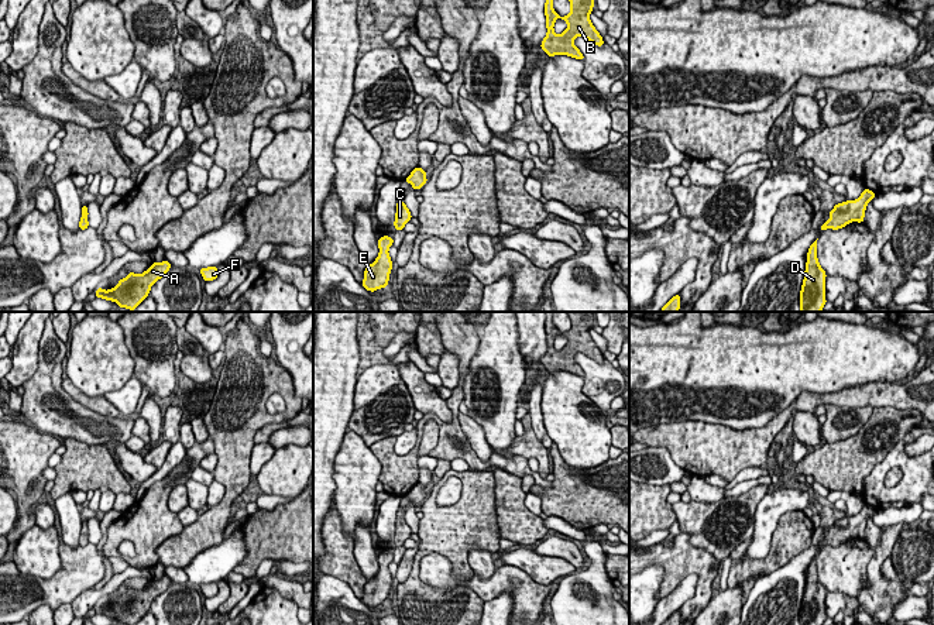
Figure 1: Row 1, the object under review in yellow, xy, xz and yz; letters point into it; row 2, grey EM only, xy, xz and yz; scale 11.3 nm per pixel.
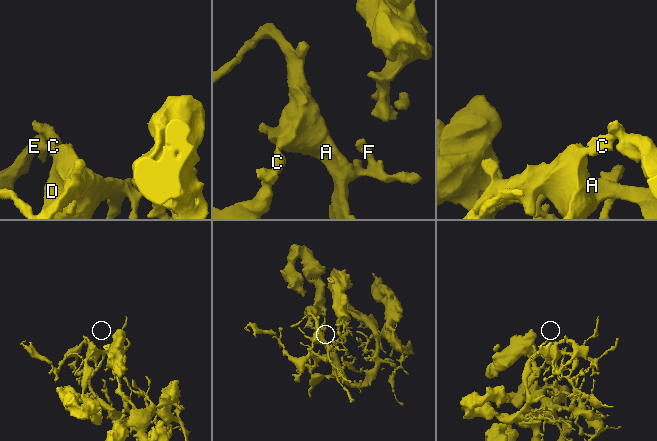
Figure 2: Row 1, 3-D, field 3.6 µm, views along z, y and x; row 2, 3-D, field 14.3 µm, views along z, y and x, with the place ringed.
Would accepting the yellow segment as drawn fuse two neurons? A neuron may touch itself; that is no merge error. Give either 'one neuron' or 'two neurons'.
one neuron

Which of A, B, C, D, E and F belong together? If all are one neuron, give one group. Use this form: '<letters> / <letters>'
A B C D E F

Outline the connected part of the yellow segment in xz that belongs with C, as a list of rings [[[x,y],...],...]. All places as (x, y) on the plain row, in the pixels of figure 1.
[[[398,514],[395,538],[394,538],[395,546],[396,547],[404,546],[405,540],[411,538],[411,535],[412,535],[412,530],[409,525],[406,523],[405,518],[401,514]]]

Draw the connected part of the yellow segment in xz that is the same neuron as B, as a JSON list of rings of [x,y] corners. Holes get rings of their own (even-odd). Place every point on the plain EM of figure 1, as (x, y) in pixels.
[[[545,312],[545,332],[546,332],[546,353],[543,354],[540,364],[547,372],[567,371],[580,377],[584,377],[584,371],[574,361],[577,353],[583,353],[597,363],[604,361],[604,356],[595,346],[590,336],[590,330],[594,323],[593,312],[567,312],[570,317],[570,329],[560,333],[553,324],[553,312]],[[557,334],[567,339],[567,344],[562,350],[556,350],[553,343]]]

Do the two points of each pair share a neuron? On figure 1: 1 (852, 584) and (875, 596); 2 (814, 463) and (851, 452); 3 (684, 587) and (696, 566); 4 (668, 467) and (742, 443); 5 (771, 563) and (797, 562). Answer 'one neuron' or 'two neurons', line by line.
1: two neurons
2: one neuron
3: two neurons
4: two neurons
5: two neurons

